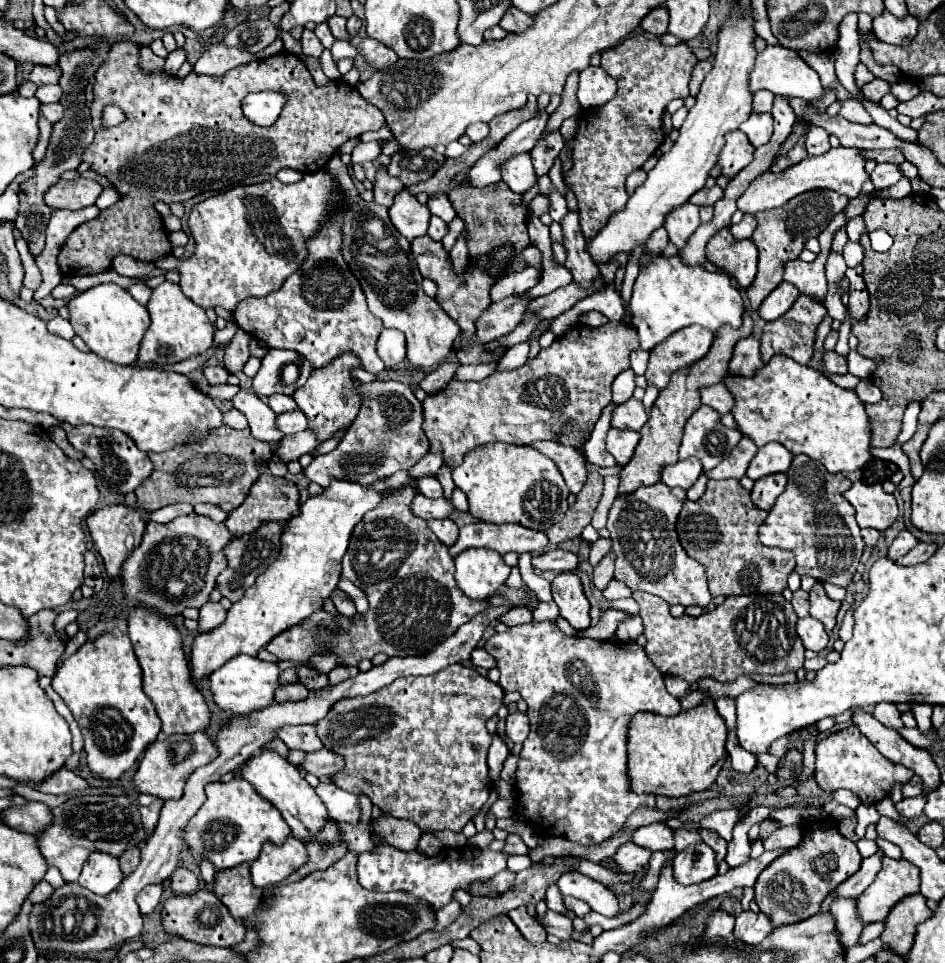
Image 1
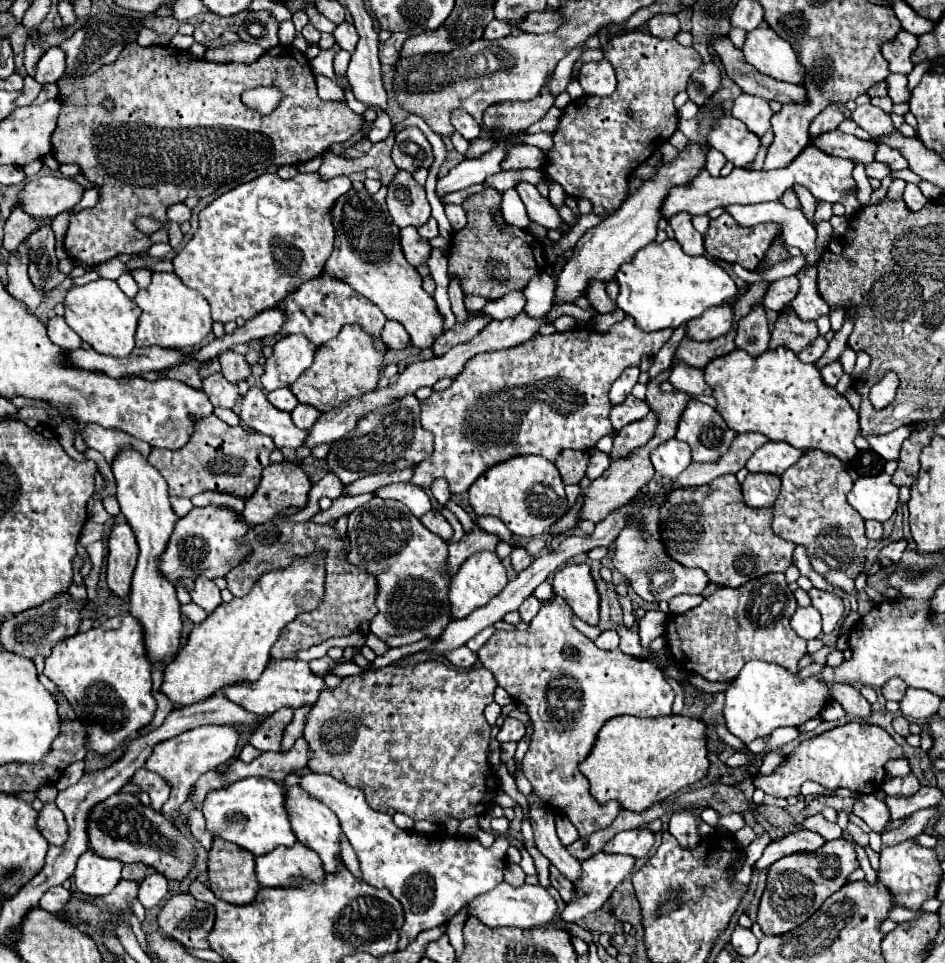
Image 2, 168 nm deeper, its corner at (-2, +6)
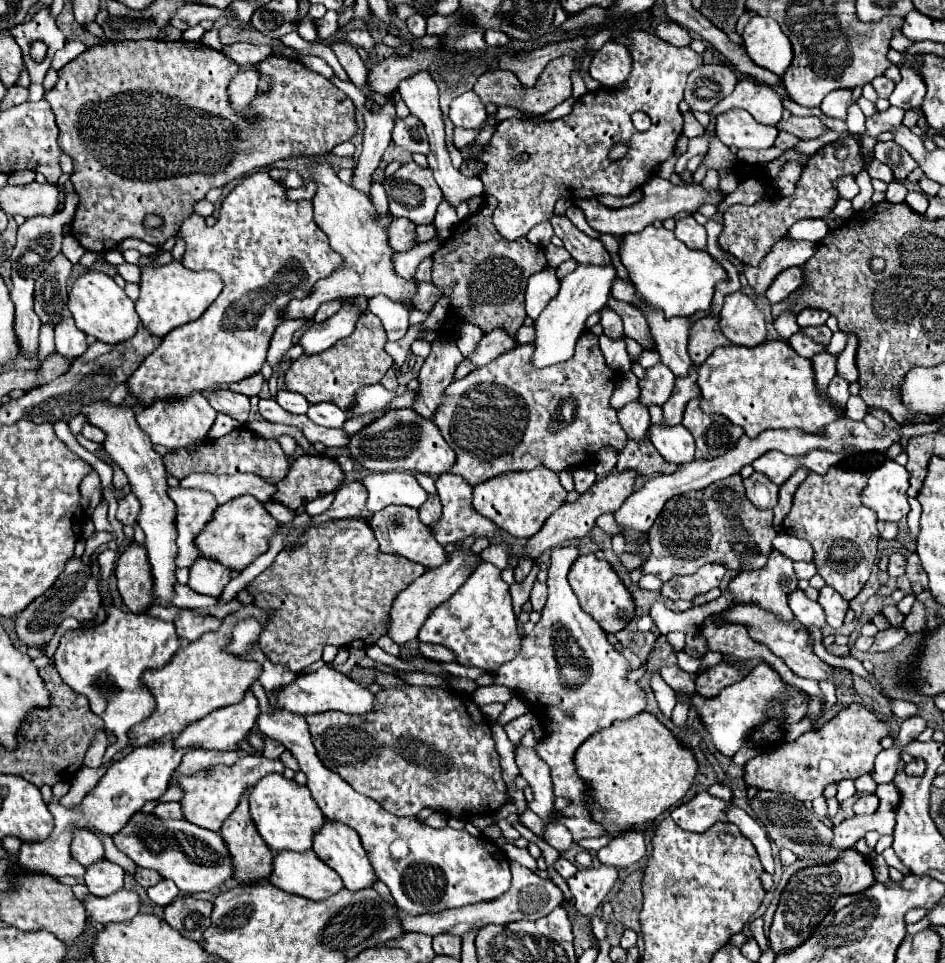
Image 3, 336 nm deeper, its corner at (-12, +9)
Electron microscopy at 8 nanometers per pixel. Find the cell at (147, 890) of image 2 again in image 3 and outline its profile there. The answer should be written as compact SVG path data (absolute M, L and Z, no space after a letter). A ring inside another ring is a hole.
M162 878L156 886L146 888L146 892L148 892L150 900L156 902L158 906L168 906L180 894L178 886L172 880L166 880L166 878Z

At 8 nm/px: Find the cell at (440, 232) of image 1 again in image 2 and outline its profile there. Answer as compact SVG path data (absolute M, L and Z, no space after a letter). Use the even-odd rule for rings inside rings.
M430 217L426 225L418 227L418 233L420 233L424 239L432 239L432 237L438 237L438 223L436 223L436 219L434 219L434 217Z

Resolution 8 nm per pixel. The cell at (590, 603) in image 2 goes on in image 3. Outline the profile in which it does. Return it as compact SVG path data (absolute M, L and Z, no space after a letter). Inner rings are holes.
M594 554L578 556L570 568L568 582L574 588L574 592L580 600L580 606L602 626L604 632L616 634L634 618L634 602L632 602L628 590L624 588L622 580L616 576L616 572L612 570L612 566L606 560L600 560Z

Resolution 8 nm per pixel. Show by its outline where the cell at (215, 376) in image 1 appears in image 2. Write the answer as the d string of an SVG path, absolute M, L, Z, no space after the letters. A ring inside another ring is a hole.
M214 373L210 375L208 379L202 381L202 391L210 397L210 403L214 407L226 407L226 409L234 409L238 399L240 399L240 393L238 393L238 387L228 383L220 373Z

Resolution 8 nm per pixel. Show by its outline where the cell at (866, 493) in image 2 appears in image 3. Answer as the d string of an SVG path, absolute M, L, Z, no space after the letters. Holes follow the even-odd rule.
M886 460L880 468L876 468L870 474L868 486L862 492L862 504L868 506L870 510L876 512L878 520L888 520L888 522L898 522L902 516L908 514L910 506L908 506L908 470L900 464L896 464L894 460Z

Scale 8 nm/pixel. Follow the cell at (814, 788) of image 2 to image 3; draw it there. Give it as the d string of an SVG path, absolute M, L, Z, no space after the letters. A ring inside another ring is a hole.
M841 780L837 783L837 794L835 798L839 803L842 803L856 793L857 790L853 780Z

